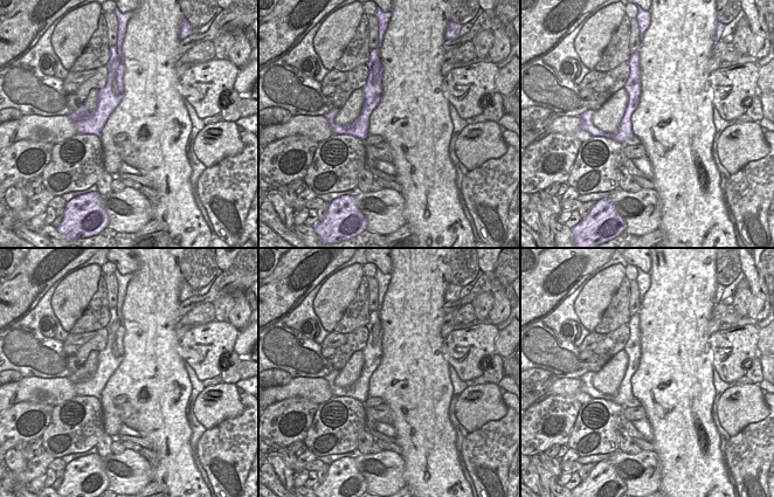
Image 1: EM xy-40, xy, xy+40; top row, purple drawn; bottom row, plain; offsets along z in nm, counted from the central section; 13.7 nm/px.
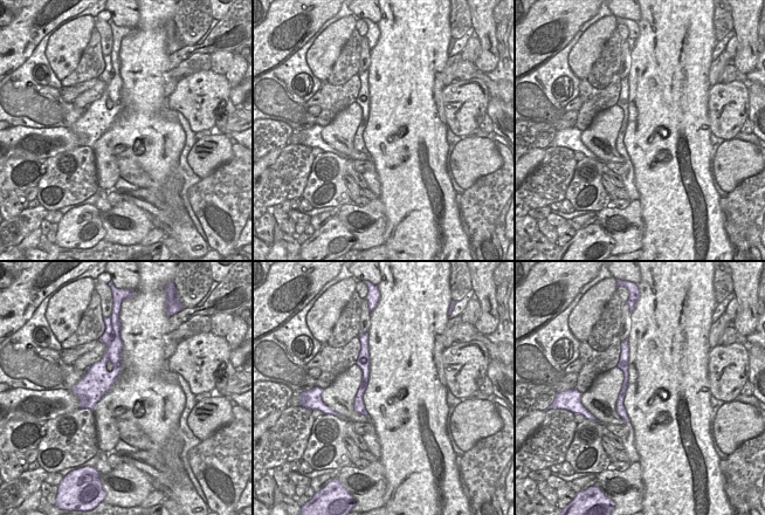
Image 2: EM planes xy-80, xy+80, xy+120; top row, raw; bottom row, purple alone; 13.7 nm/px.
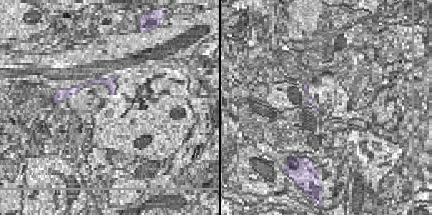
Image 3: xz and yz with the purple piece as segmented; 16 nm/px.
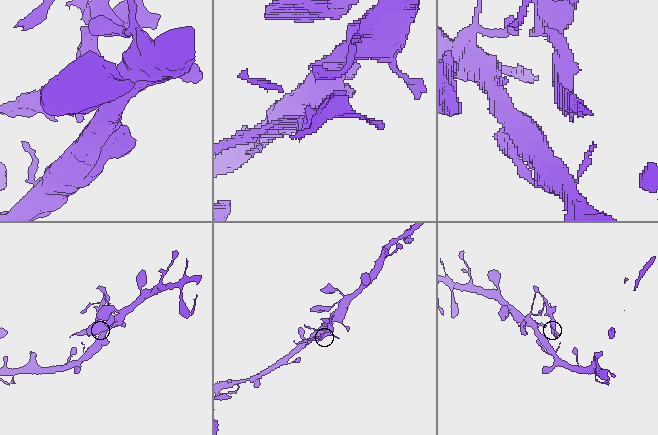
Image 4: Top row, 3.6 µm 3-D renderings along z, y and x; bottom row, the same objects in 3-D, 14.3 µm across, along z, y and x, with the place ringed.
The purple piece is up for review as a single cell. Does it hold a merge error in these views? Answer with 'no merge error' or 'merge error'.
no merge error

